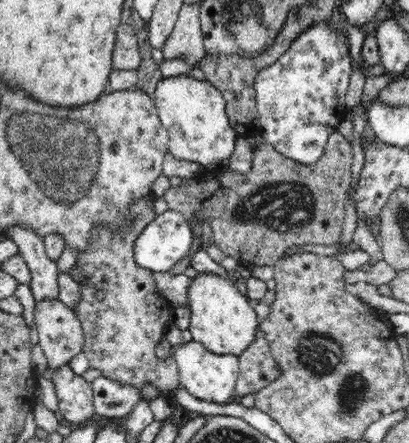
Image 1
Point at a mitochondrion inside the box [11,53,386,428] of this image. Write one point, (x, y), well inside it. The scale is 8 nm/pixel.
(286, 207)

